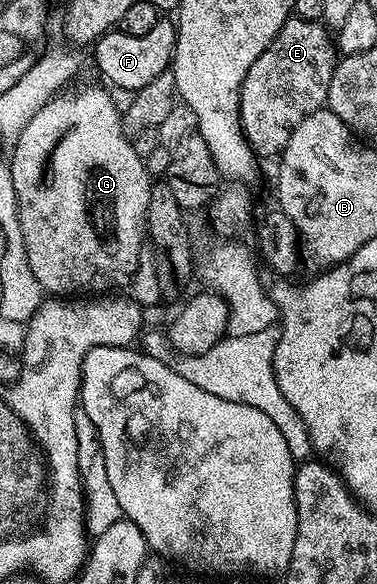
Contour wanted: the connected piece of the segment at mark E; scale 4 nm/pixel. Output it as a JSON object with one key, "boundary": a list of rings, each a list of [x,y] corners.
{"boundary":[[[292,17],[283,22],[277,37],[249,65],[249,73],[245,73],[245,81],[239,90],[239,120],[241,129],[249,141],[249,145],[255,151],[256,156],[272,155],[278,157],[282,155],[285,145],[289,145],[289,137],[293,137],[293,129],[309,117],[309,113],[320,110],[327,102],[329,93],[329,81],[335,72],[337,62],[337,43],[329,36],[328,28],[322,22],[314,19],[301,19]]]}

